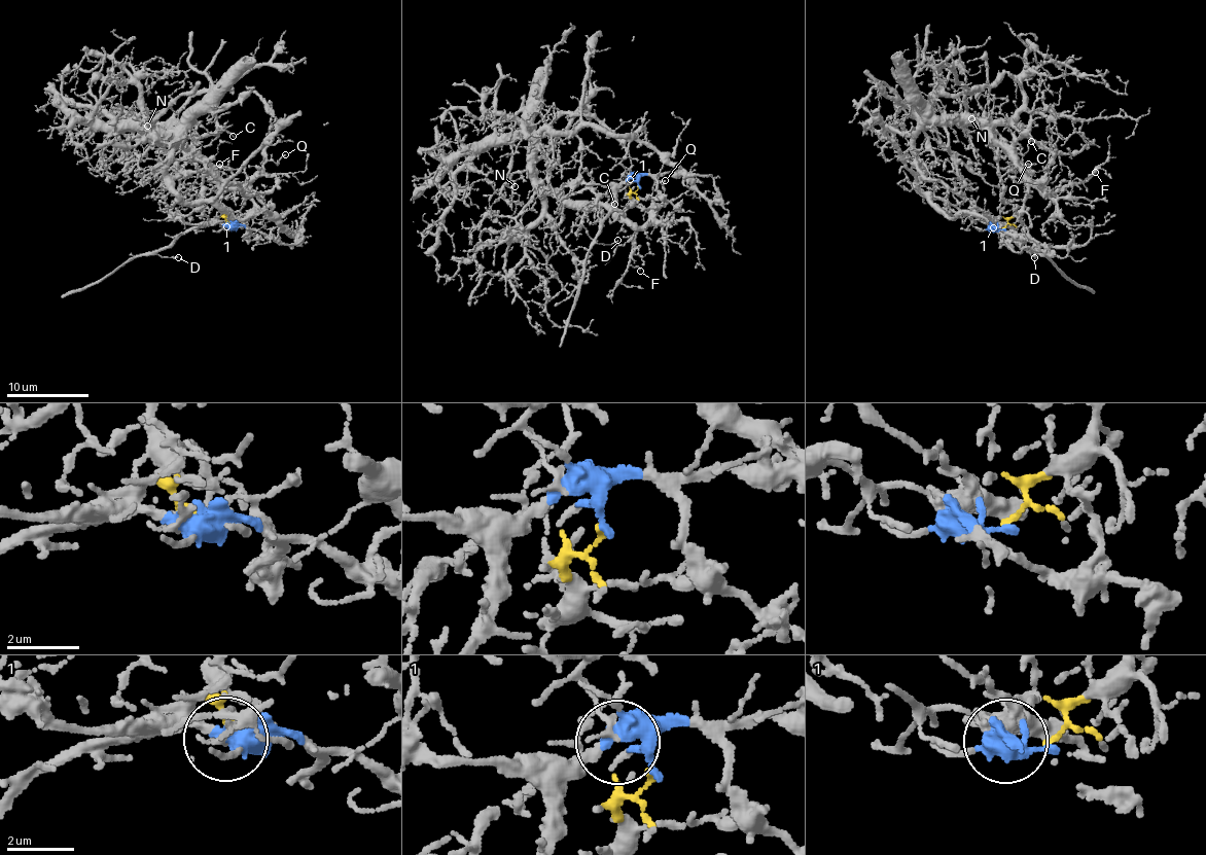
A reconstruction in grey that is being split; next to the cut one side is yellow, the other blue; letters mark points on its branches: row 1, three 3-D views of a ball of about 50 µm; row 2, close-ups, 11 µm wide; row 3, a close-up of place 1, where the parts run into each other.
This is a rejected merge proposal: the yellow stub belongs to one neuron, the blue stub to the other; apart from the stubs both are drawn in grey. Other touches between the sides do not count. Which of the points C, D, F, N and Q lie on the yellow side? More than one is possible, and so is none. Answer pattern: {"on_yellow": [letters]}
{"on_yellow": ["C", "F", "N", "Q"]}

